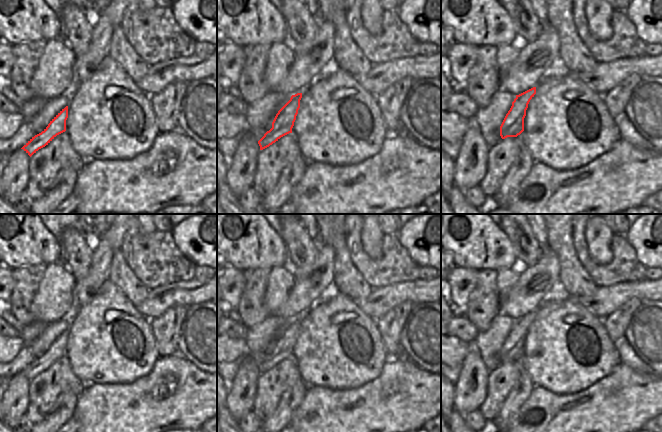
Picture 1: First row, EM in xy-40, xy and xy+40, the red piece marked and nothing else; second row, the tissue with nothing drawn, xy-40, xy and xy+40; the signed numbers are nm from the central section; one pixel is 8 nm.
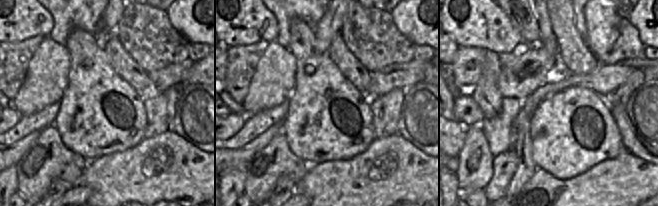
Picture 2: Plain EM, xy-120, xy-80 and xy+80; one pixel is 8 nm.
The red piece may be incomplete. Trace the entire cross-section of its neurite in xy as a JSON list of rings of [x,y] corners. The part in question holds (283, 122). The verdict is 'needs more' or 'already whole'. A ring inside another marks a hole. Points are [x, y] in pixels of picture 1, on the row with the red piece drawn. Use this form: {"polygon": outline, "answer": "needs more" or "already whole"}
{"polygon": [[[302,93],[292,95],[290,100],[278,111],[272,122],[272,128],[258,141],[260,150],[269,147],[281,137],[292,133],[301,98]]], "answer": "already whole"}

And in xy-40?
{"polygon": [[[68,106],[62,109],[39,134],[32,137],[21,149],[30,157],[39,149],[48,145],[57,135],[66,131]]], "answer": "already whole"}

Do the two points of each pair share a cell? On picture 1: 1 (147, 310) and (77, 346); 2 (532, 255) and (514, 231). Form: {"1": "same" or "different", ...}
{"1": "different", "2": "same"}

